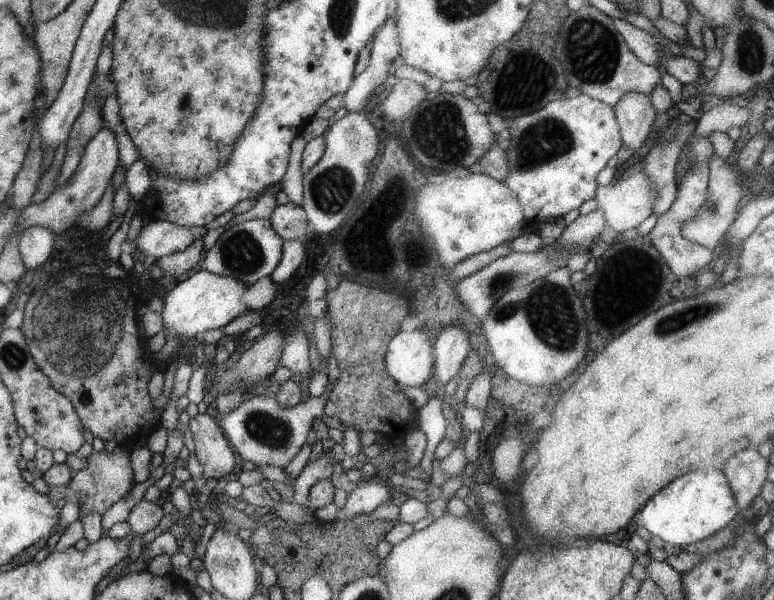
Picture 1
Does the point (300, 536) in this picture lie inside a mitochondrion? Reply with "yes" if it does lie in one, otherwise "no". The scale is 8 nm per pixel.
no

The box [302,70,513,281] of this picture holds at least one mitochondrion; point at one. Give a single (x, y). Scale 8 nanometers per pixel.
(439, 124)

